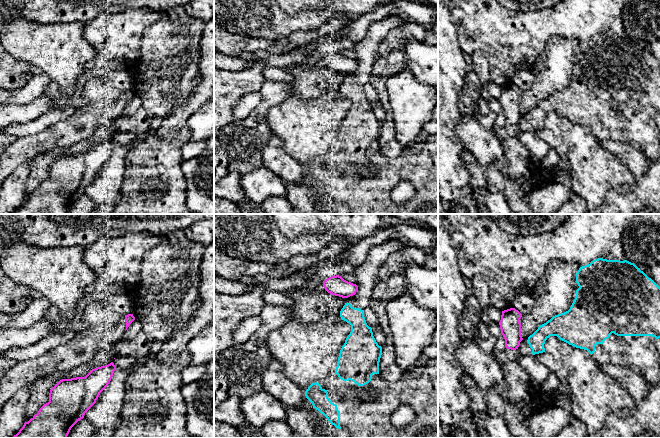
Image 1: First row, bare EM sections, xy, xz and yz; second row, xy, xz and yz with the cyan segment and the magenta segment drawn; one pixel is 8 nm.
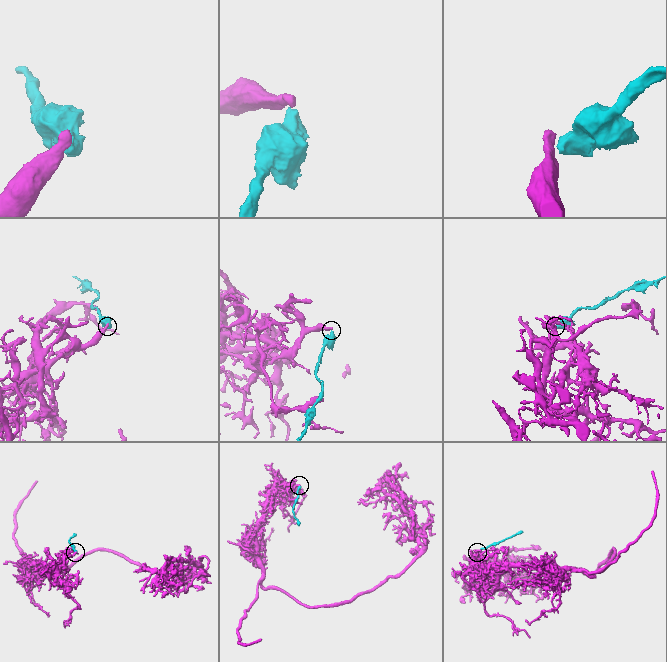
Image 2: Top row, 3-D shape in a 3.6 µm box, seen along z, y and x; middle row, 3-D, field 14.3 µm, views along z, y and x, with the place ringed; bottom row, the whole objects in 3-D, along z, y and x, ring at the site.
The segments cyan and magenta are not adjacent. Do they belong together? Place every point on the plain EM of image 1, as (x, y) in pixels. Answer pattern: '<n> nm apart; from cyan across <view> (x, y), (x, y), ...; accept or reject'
40 nm apart; from cyan across yz (527, 116), (522, 115); reject

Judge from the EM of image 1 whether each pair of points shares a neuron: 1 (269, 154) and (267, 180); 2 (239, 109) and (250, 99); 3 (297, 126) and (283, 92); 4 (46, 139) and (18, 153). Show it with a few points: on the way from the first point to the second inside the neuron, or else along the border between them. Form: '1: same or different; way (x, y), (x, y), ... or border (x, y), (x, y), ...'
1: different; border (263, 165), (284, 181)
2: same; way (242, 107), (247, 102)
3: different; border (289, 96), (279, 104), (273, 105), (267, 112)
4: same; way (39, 143), (25, 148)

